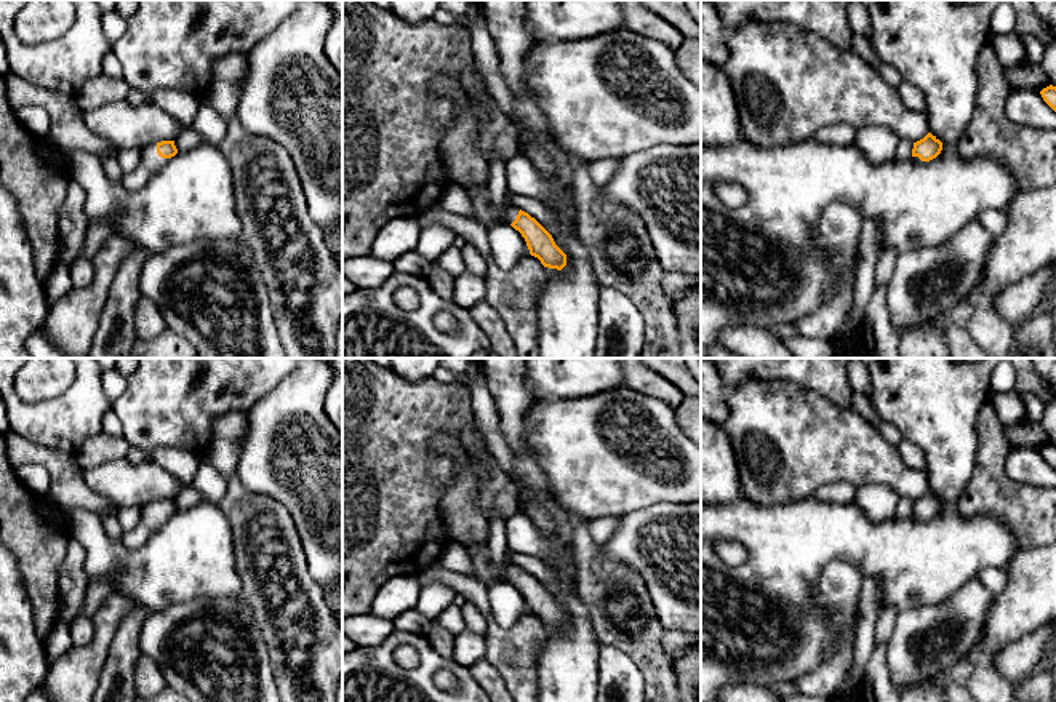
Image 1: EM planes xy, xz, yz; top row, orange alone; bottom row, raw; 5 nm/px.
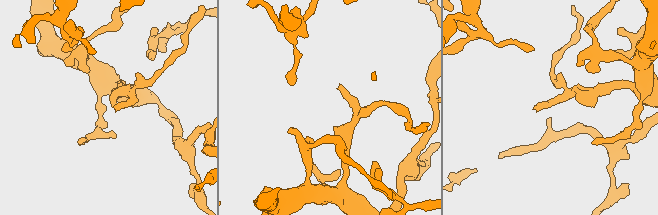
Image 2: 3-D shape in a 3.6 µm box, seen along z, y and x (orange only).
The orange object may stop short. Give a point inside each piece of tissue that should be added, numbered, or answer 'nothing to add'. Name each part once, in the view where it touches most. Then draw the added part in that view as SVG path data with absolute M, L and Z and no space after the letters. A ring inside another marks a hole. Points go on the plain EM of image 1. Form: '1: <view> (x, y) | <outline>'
1: xy (151, 522) | M157 502L142 507L139 525L128 532L123 532L122 544L128 550L141 548L166 521L170 517L162 517L157 512Z

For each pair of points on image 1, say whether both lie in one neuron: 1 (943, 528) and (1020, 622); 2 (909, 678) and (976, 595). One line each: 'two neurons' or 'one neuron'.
1: two neurons
2: one neuron

